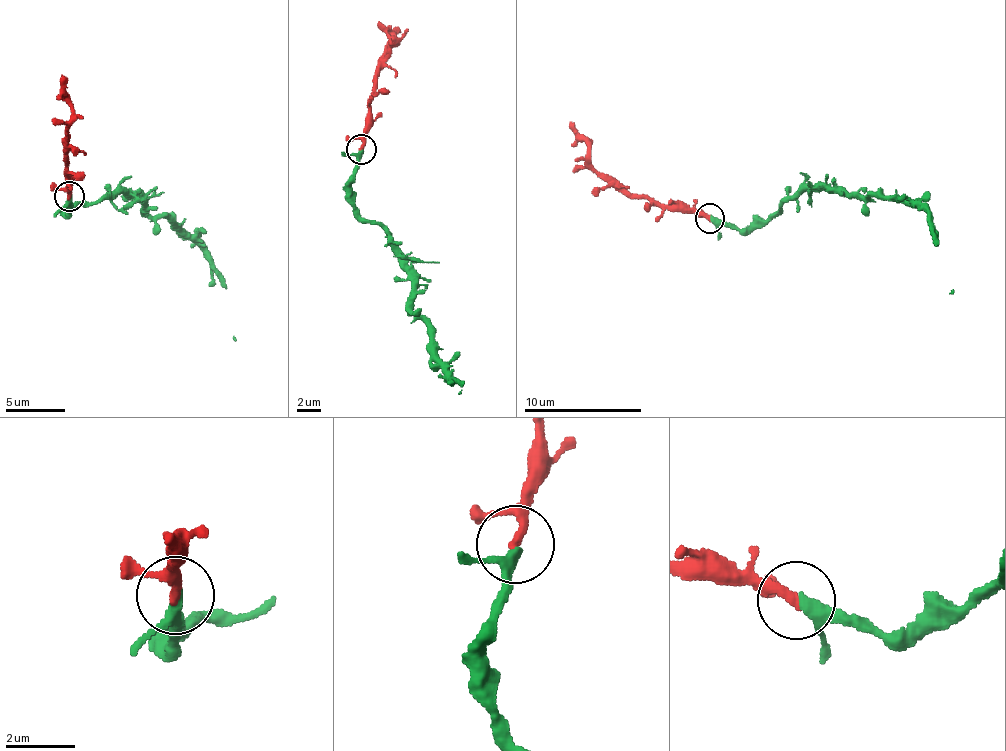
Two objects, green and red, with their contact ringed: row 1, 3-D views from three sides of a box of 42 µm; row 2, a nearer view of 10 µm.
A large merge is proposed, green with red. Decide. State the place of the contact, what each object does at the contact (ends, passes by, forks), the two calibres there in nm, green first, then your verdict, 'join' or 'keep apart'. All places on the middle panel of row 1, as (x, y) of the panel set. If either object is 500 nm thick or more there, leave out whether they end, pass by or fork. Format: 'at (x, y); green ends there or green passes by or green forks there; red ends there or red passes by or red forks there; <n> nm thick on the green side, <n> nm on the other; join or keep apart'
at (361, 149); green passes by; red ends there; 280 nm thick on the green side, 280 nm on the other; join

